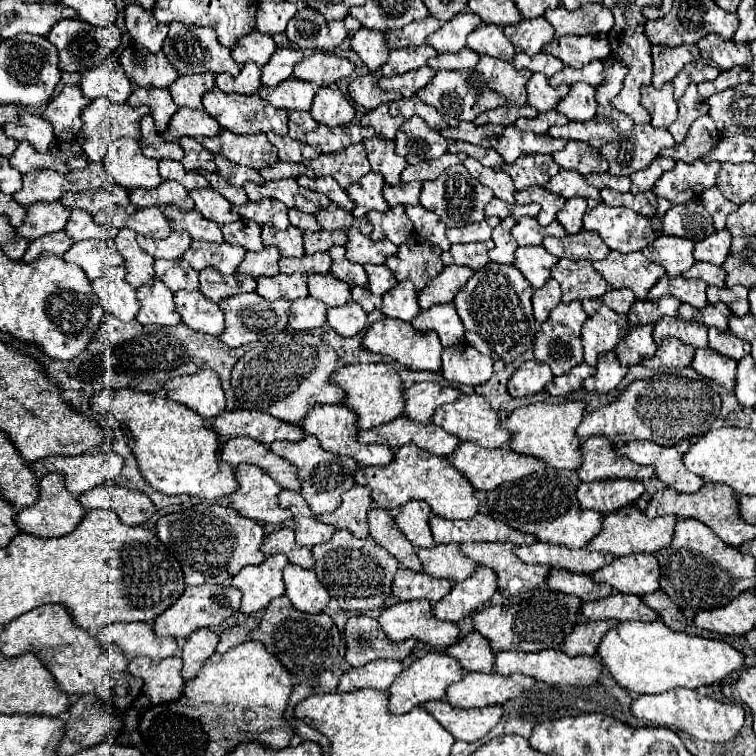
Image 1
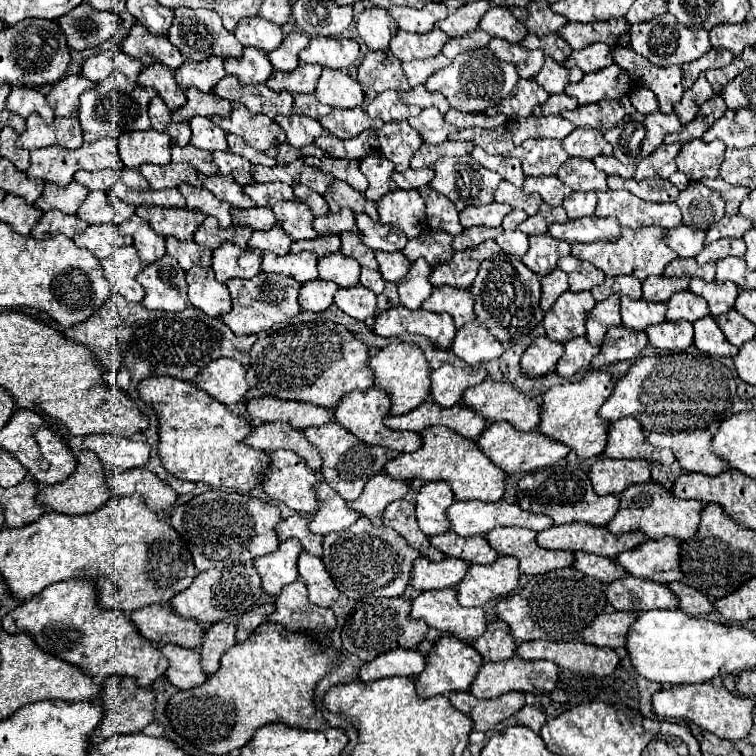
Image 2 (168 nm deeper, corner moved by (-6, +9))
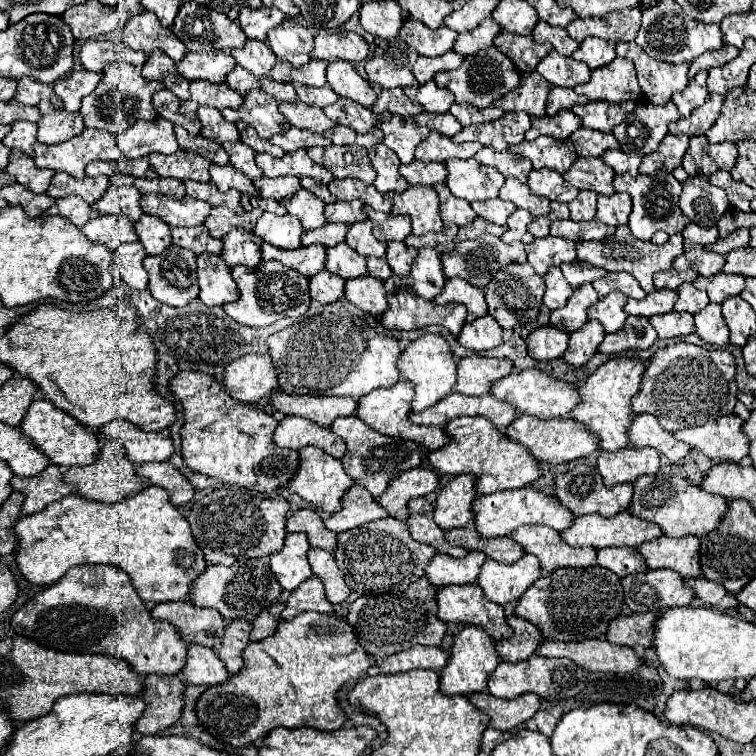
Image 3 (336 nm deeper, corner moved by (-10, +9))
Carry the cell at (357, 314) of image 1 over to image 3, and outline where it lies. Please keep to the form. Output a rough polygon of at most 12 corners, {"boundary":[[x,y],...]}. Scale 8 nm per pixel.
{"boundary":[[370,274],[348,280],[344,296],[372,316],[388,308],[384,284]]}

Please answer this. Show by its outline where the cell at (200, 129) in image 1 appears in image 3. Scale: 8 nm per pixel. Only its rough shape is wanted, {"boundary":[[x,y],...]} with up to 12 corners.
{"boundary":[[206,80],[190,84],[182,114],[200,106],[216,110],[242,106],[242,96],[228,84]]}

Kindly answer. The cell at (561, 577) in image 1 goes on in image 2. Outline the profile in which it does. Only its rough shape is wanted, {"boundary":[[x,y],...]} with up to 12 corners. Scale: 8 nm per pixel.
{"boundary":[[574,552],[574,568],[610,584],[622,576],[612,558]]}

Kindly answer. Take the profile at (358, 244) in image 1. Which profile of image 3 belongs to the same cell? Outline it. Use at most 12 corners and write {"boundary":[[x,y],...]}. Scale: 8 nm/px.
{"boundary":[[364,212],[380,242],[404,240],[412,232],[408,216]]}

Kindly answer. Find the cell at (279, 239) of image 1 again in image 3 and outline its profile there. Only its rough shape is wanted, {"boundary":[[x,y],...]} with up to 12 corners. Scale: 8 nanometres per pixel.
{"boundary":[[300,188],[280,202],[304,230],[326,224],[324,200]]}

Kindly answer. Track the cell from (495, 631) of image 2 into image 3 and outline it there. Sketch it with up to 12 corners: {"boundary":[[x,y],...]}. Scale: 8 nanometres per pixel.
{"boundary":[[518,616],[508,624],[514,636],[496,642],[506,662],[530,658],[544,640],[538,626]]}

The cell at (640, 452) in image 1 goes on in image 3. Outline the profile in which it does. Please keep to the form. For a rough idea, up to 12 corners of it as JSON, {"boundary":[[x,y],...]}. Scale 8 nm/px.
{"boundary":[[728,414],[674,438],[712,460],[748,456],[744,420]]}

